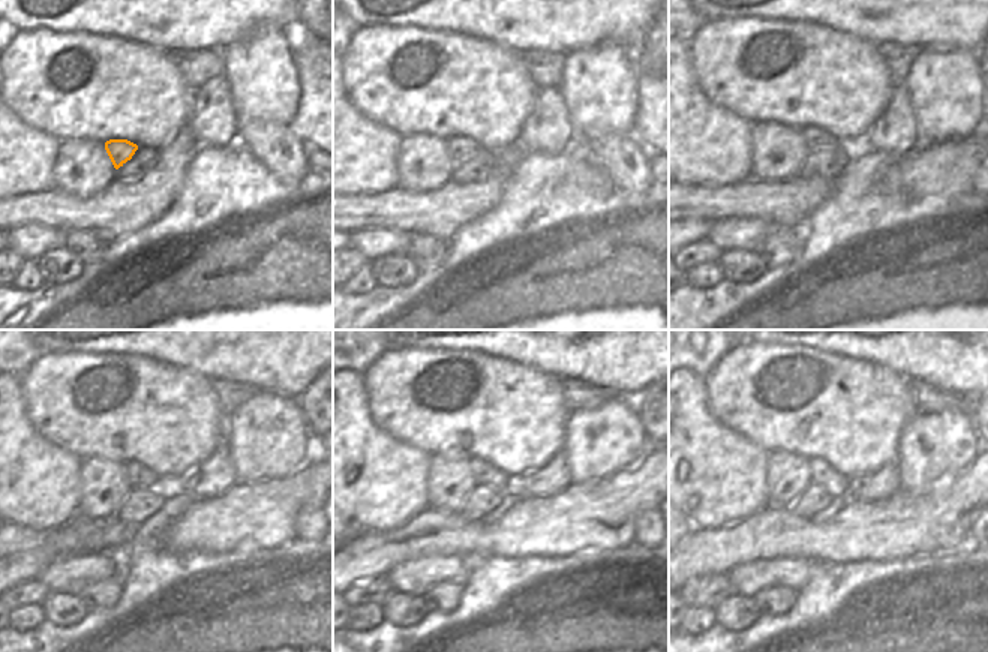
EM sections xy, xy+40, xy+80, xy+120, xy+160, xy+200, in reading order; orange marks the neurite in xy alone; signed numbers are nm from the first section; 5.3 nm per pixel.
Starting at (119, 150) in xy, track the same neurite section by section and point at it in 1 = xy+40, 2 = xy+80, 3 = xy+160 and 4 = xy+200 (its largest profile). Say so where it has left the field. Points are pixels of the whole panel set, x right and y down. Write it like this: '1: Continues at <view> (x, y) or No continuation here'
1: Continues at xy+40 (459, 149)
2: Continues at xy+80 (814, 138)
3: Continues at xy+160 (485, 474)
4: Continues at xy+200 (820, 472).

